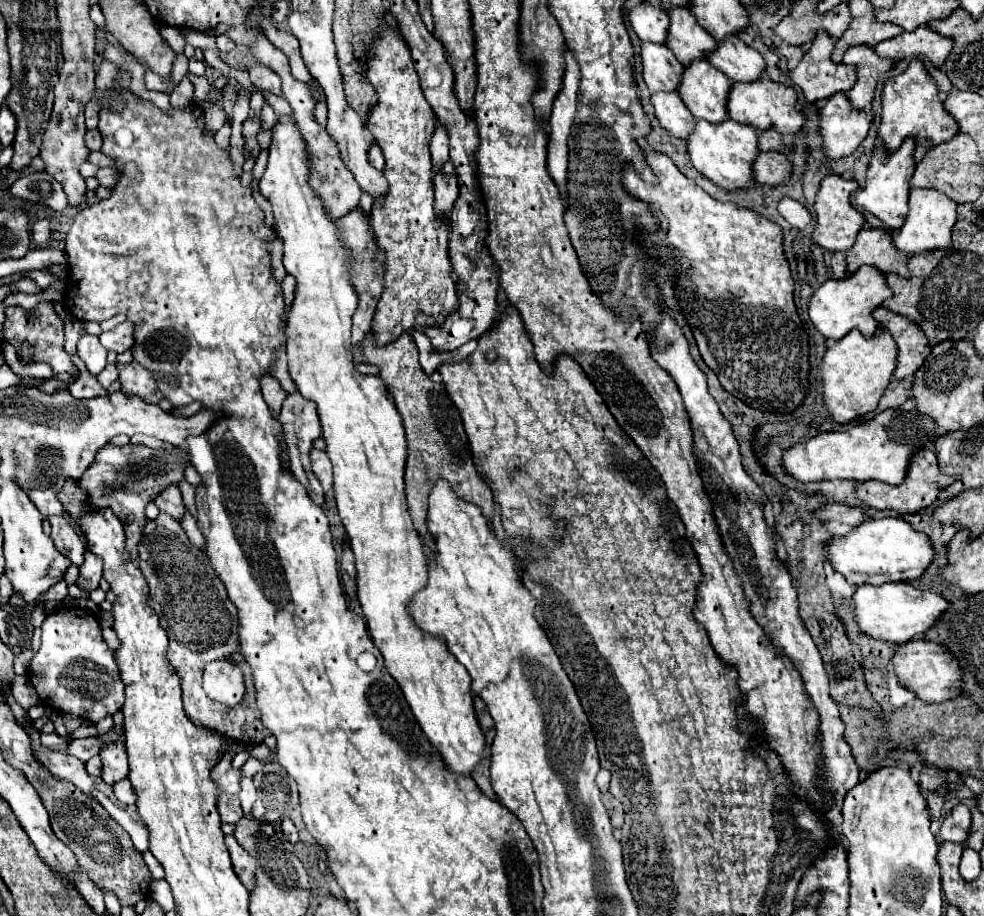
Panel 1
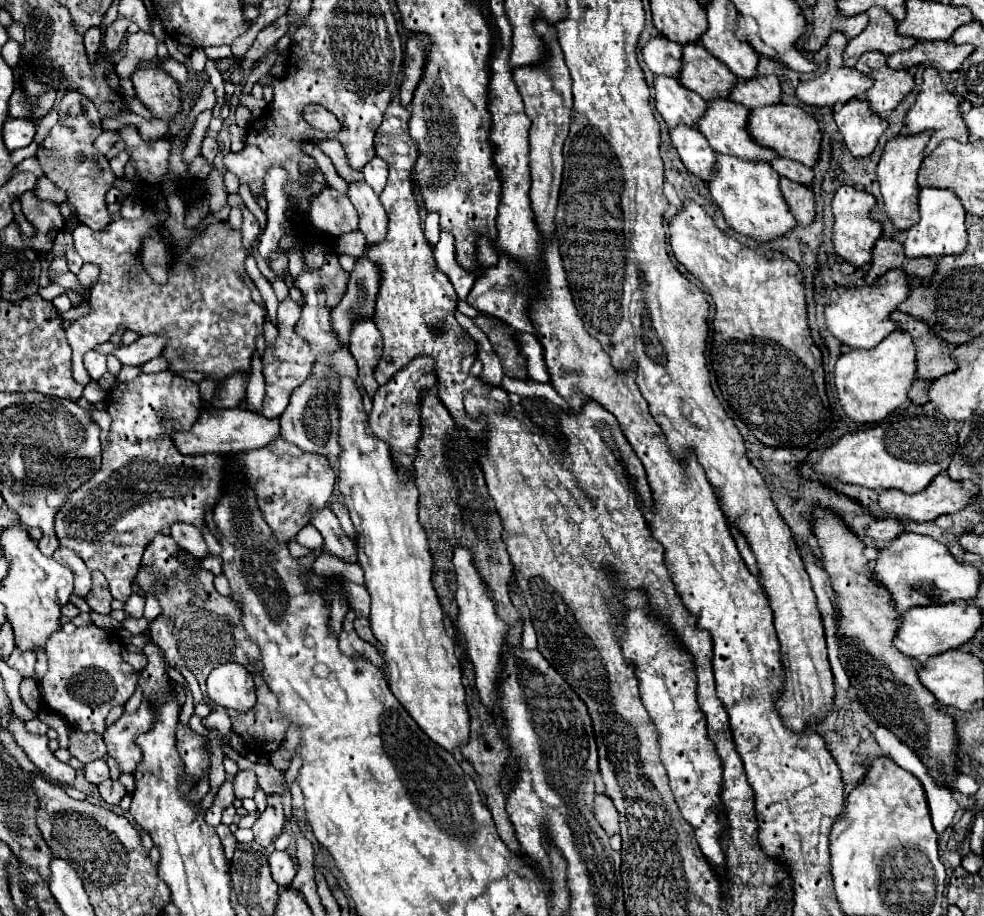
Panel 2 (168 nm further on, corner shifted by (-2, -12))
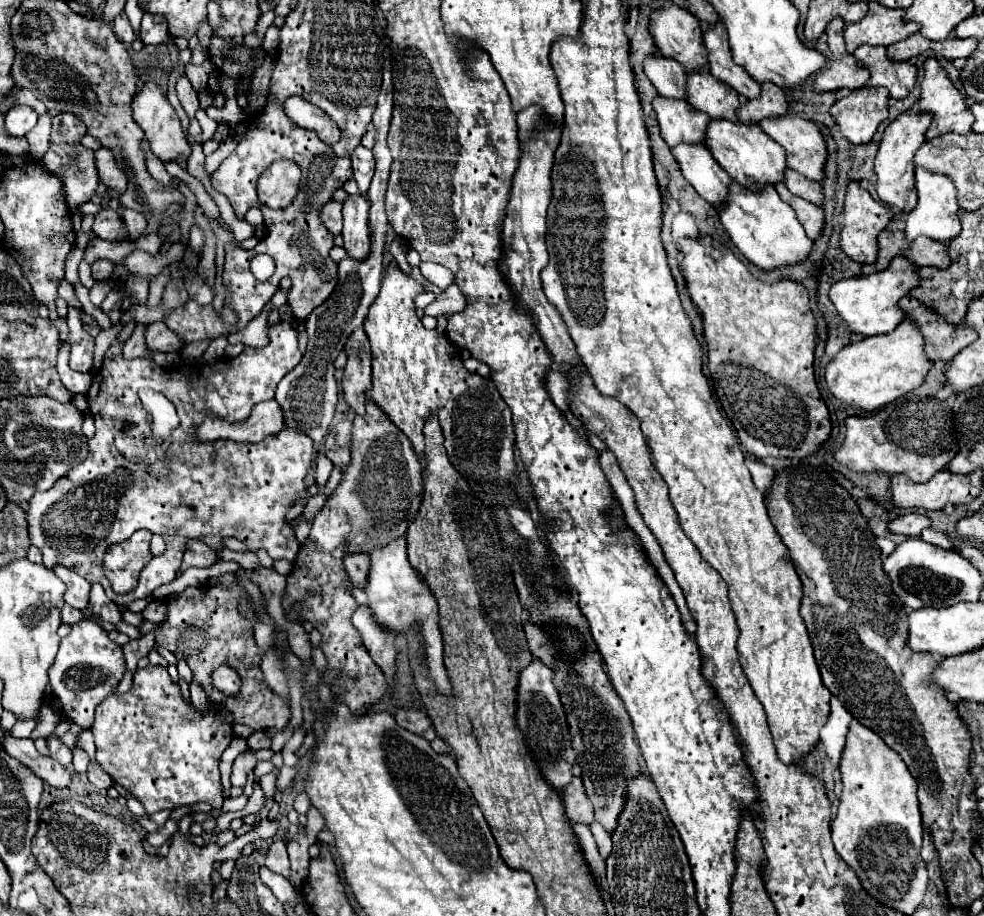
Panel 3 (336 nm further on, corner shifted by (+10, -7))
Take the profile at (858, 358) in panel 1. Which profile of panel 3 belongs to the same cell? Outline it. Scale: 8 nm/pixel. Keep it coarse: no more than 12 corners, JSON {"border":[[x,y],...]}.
{"border":[[909,319],[825,367],[839,401],[875,411],[917,389],[931,361]]}

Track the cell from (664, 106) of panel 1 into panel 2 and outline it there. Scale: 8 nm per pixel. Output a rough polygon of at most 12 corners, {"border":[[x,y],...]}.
{"border":[[673,128],[685,168],[709,182],[715,152],[697,128]]}

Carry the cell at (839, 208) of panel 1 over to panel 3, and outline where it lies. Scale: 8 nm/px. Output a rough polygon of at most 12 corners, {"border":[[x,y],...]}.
{"border":[[859,183],[843,201],[839,245],[857,263],[875,263],[877,235],[893,211]]}

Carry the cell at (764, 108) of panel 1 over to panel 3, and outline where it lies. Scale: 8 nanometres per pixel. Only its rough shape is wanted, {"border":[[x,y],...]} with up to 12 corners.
{"border":[[797,113],[759,121],[789,169],[823,179],[827,147]]}

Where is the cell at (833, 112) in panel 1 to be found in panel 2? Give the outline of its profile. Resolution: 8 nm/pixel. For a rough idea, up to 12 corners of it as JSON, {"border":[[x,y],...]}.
{"border":[[857,98],[835,110],[845,146],[869,156],[889,126]]}

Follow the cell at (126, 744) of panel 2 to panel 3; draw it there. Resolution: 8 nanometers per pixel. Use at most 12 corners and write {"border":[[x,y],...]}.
{"border":[[147,665],[99,703],[97,763],[147,815],[221,809],[235,733]]}

